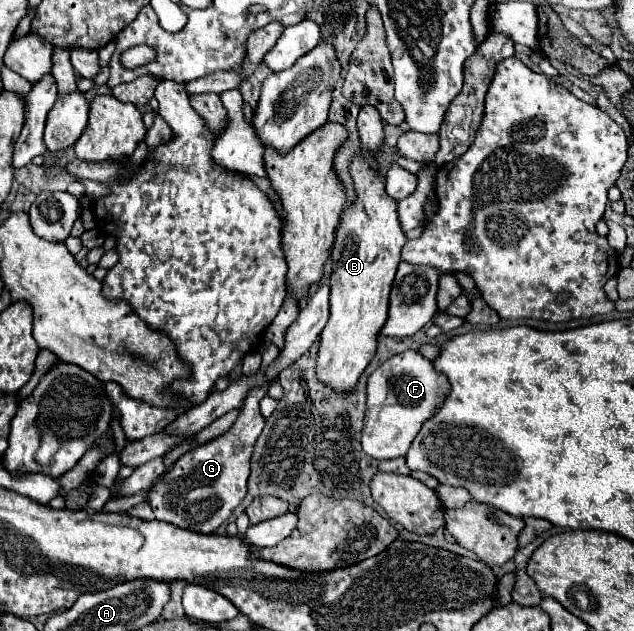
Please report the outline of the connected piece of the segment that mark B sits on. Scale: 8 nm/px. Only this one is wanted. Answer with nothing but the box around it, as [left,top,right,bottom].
[316,107,406,397]

